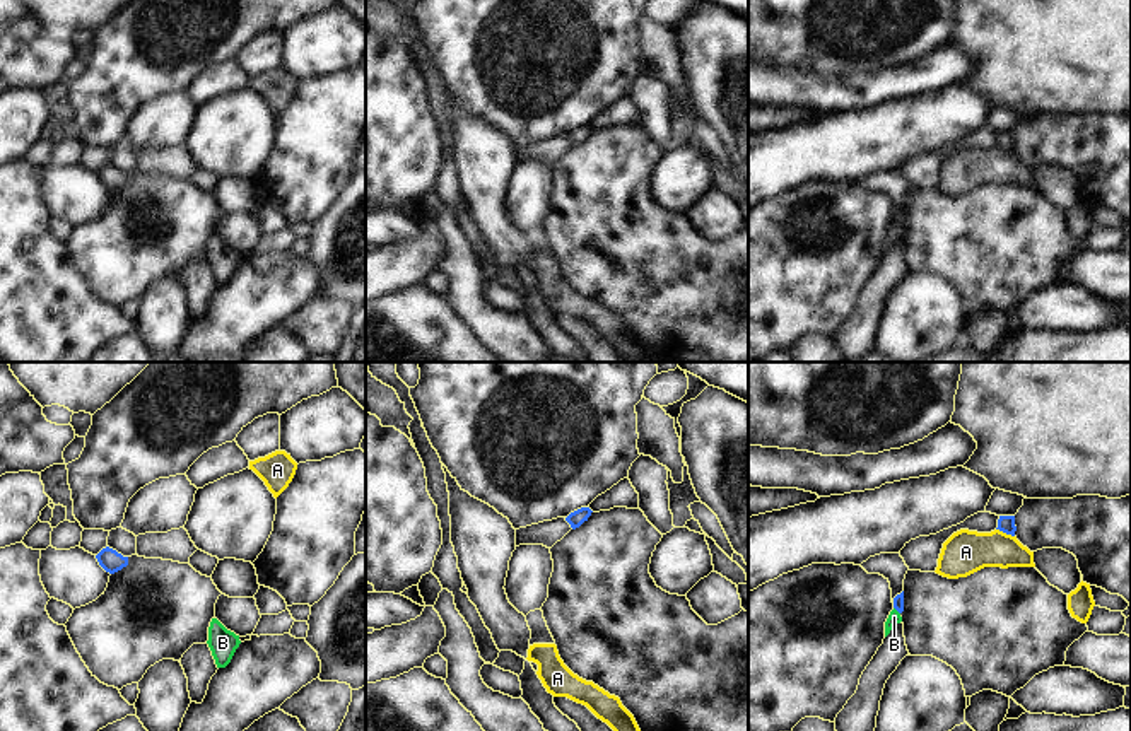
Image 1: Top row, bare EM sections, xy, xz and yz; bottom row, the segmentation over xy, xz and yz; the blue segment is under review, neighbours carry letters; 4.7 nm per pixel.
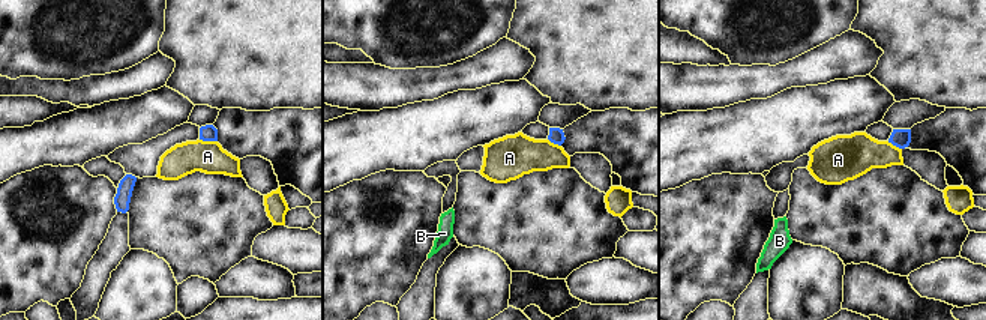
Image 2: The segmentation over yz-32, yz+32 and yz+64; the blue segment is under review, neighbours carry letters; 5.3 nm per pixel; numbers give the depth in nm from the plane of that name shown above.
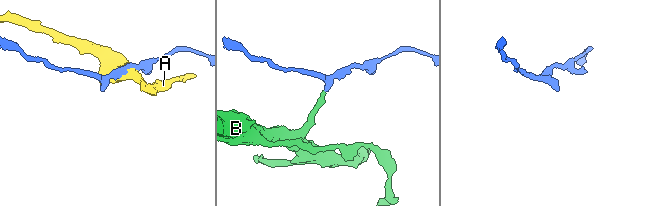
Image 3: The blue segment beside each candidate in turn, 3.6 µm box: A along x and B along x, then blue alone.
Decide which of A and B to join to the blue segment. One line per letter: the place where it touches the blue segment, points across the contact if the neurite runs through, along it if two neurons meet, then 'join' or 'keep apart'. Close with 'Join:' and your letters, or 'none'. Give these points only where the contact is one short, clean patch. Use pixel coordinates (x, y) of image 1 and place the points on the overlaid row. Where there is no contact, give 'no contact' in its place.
A: contact yz (1005, 532); border yz (996, 528), (1013, 537); keep apart
B: contact yz (896, 608); way yz (899, 600), (896, 608), (894, 617); join
Join: B

